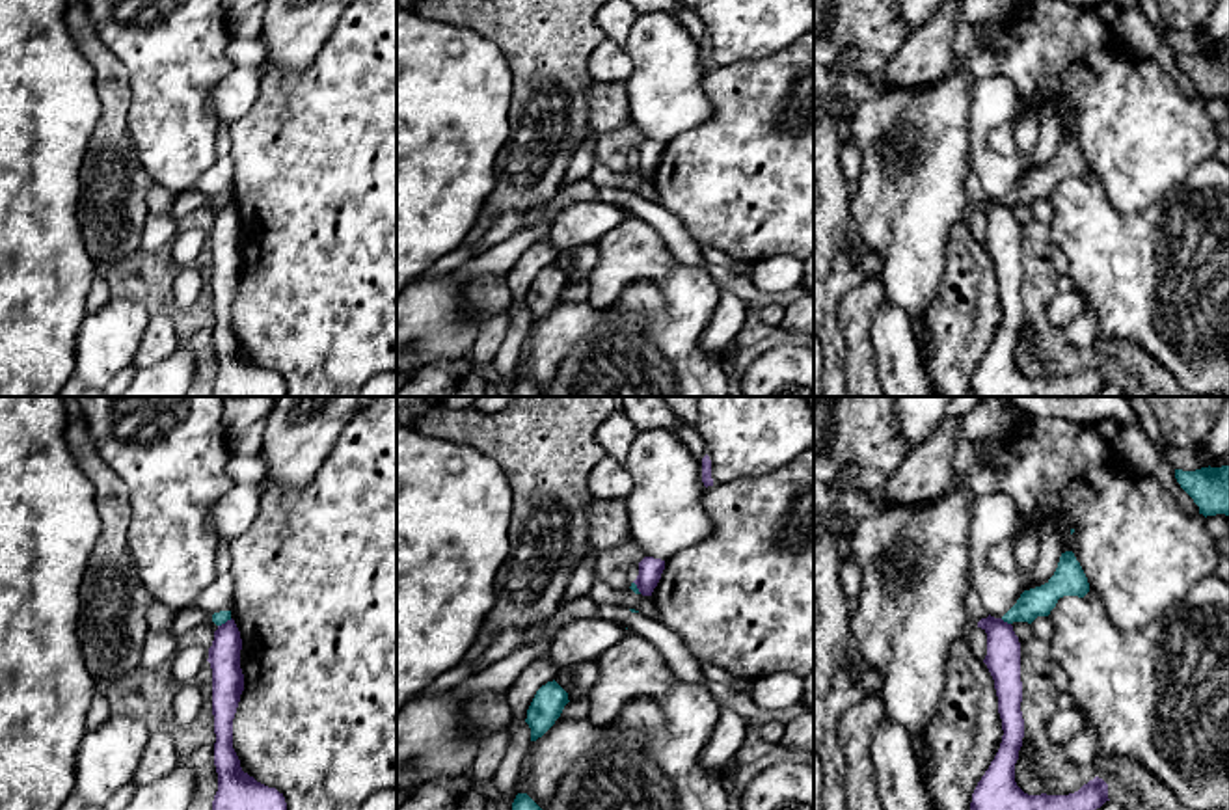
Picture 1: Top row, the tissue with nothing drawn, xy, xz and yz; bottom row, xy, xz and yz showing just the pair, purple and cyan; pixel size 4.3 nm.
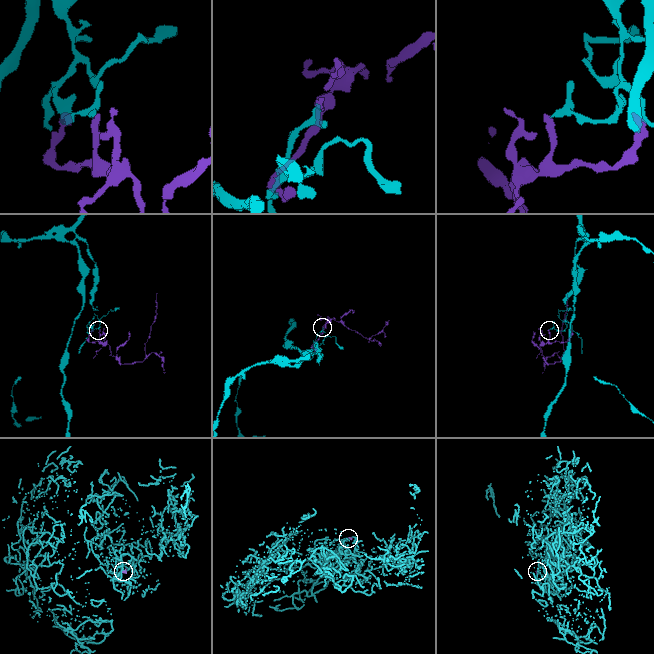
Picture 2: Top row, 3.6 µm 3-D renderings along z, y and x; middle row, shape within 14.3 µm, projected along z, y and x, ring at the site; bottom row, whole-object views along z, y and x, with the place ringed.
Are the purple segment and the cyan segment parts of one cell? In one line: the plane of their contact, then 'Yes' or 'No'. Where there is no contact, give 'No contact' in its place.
Touches purple in xy. No

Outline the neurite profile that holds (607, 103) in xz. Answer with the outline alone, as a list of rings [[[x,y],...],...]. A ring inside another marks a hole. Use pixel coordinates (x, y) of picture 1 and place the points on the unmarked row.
[[[592,80],[585,97],[592,132],[603,134],[631,123],[629,101],[622,84]]]

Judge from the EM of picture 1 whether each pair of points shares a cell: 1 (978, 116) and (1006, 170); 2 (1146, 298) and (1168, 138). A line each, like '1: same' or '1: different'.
1: same
2: different

